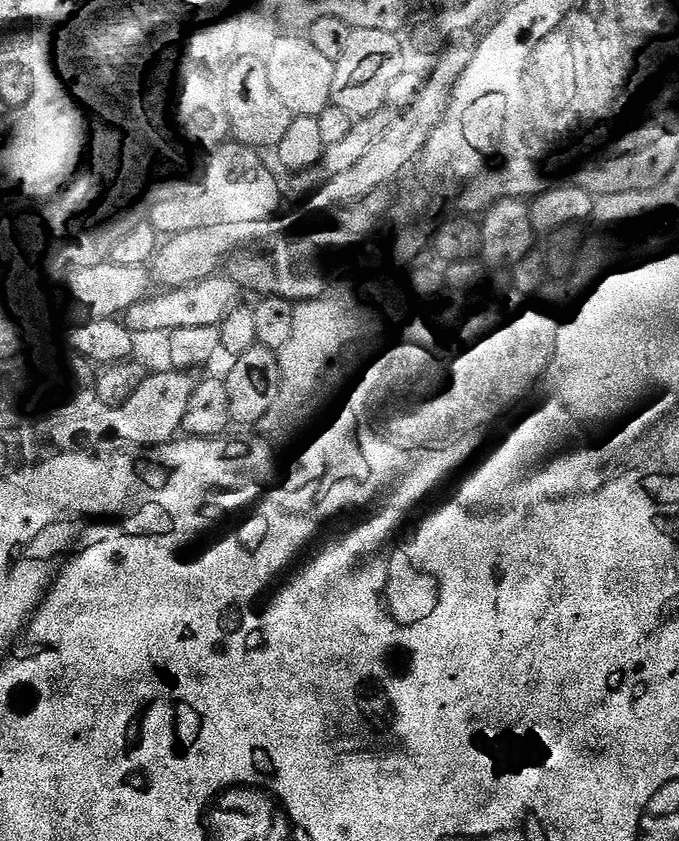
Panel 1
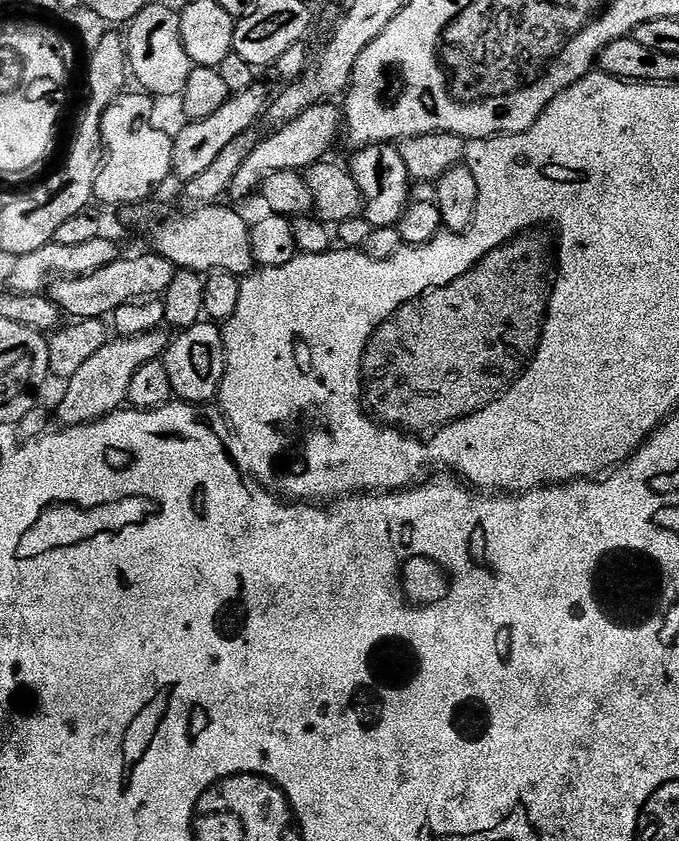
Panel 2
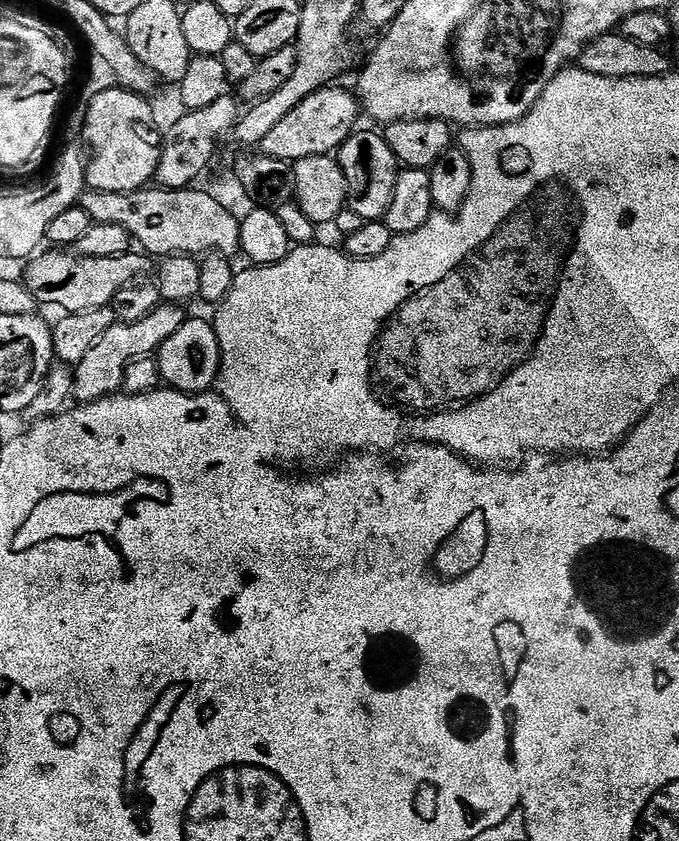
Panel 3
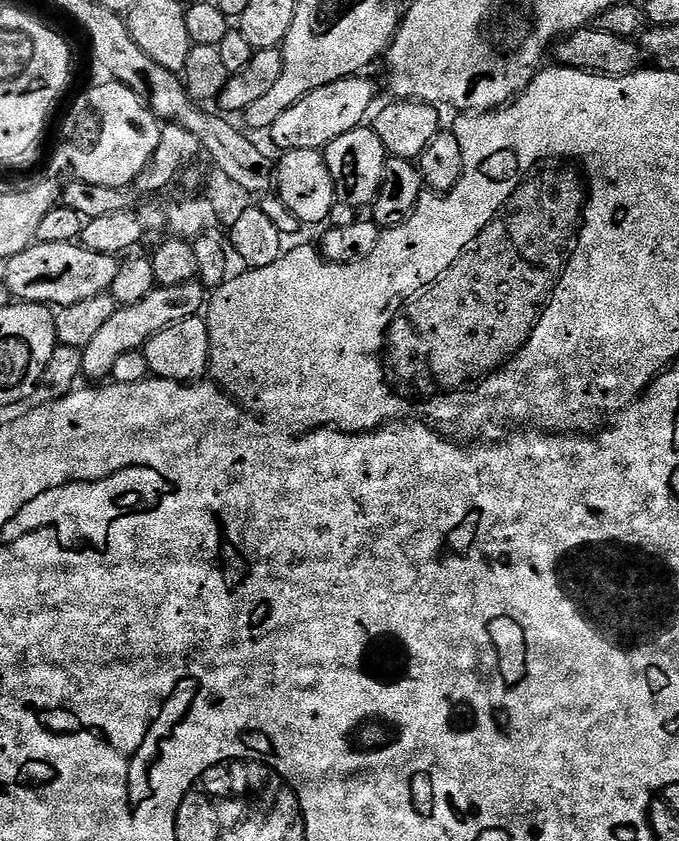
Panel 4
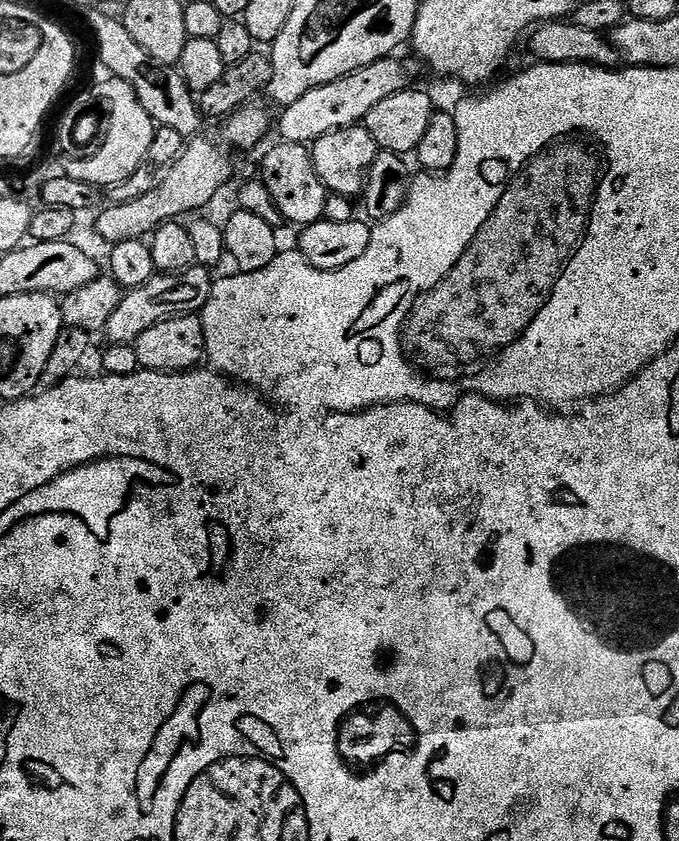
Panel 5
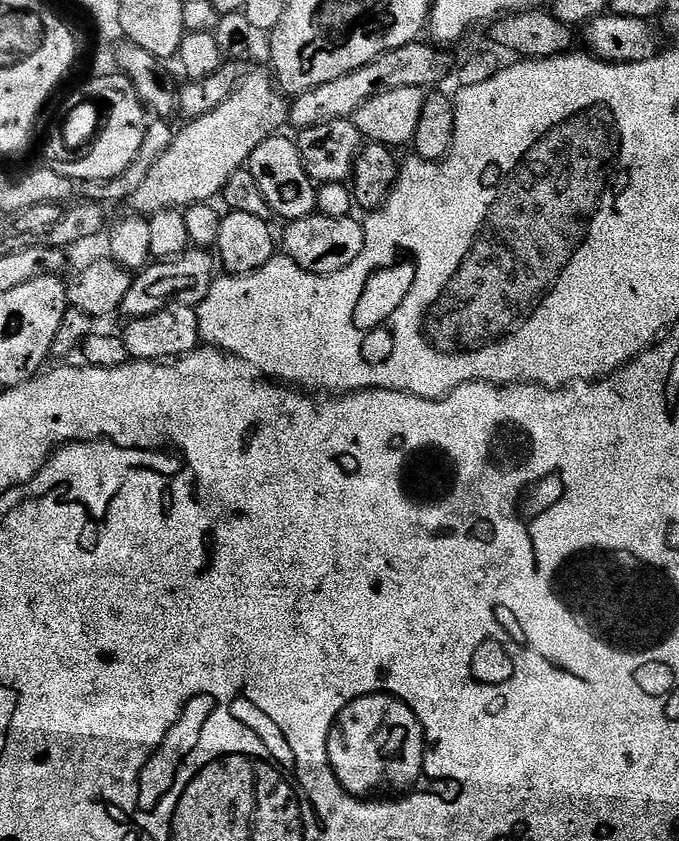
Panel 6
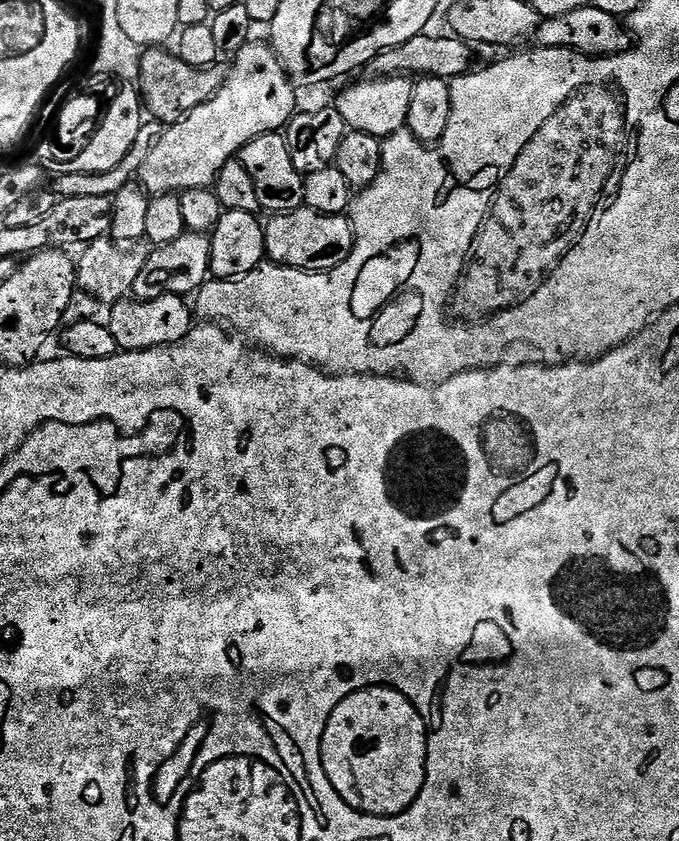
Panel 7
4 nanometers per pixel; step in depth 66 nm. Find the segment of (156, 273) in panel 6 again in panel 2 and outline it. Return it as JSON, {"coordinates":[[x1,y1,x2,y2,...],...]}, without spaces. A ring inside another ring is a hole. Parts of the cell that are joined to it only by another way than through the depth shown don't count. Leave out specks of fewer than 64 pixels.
{"coordinates":[[159,331,143,332,140,336,120,336,109,339,96,354,82,362,72,379,67,381,64,397,60,400,60,424,88,424,115,412,127,401,130,378,142,366,151,360,161,359,166,347,166,340,160,337]]}

